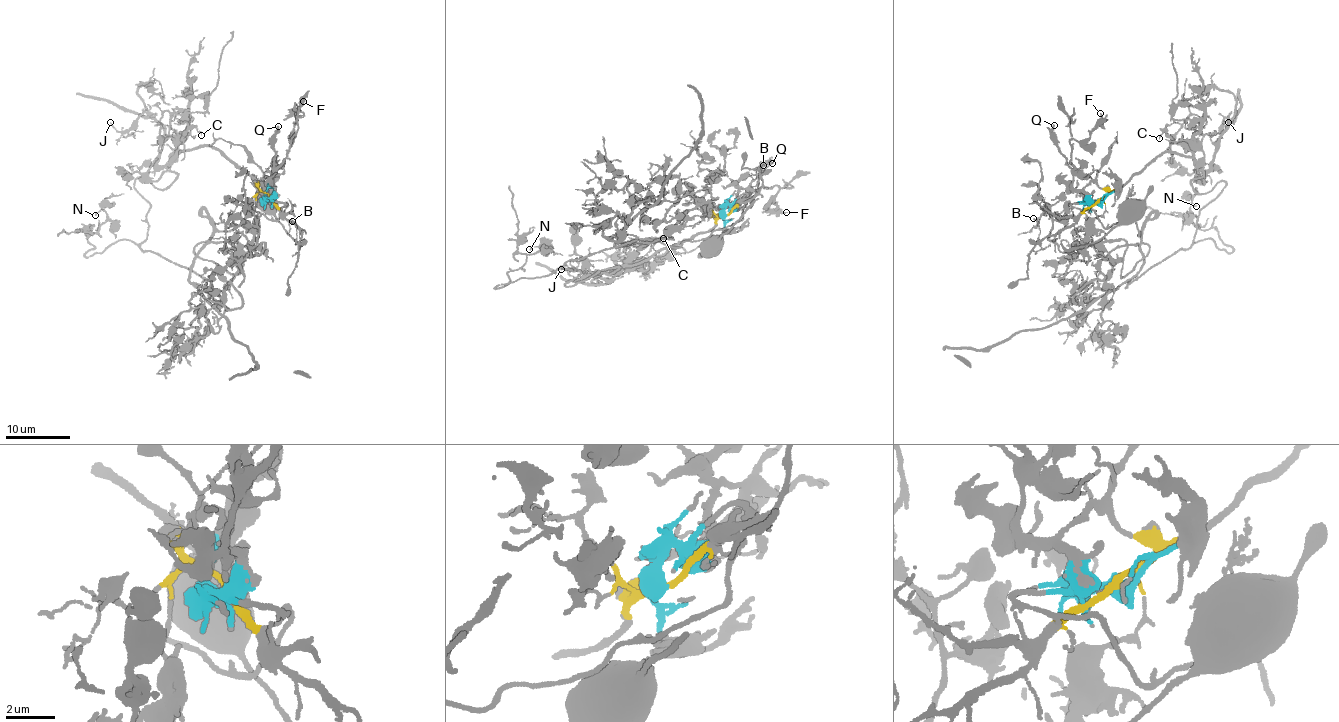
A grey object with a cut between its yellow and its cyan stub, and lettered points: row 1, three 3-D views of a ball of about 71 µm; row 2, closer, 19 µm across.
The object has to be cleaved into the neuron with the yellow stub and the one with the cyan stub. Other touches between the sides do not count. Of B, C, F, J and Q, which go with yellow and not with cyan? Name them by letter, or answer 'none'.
B, C, J

